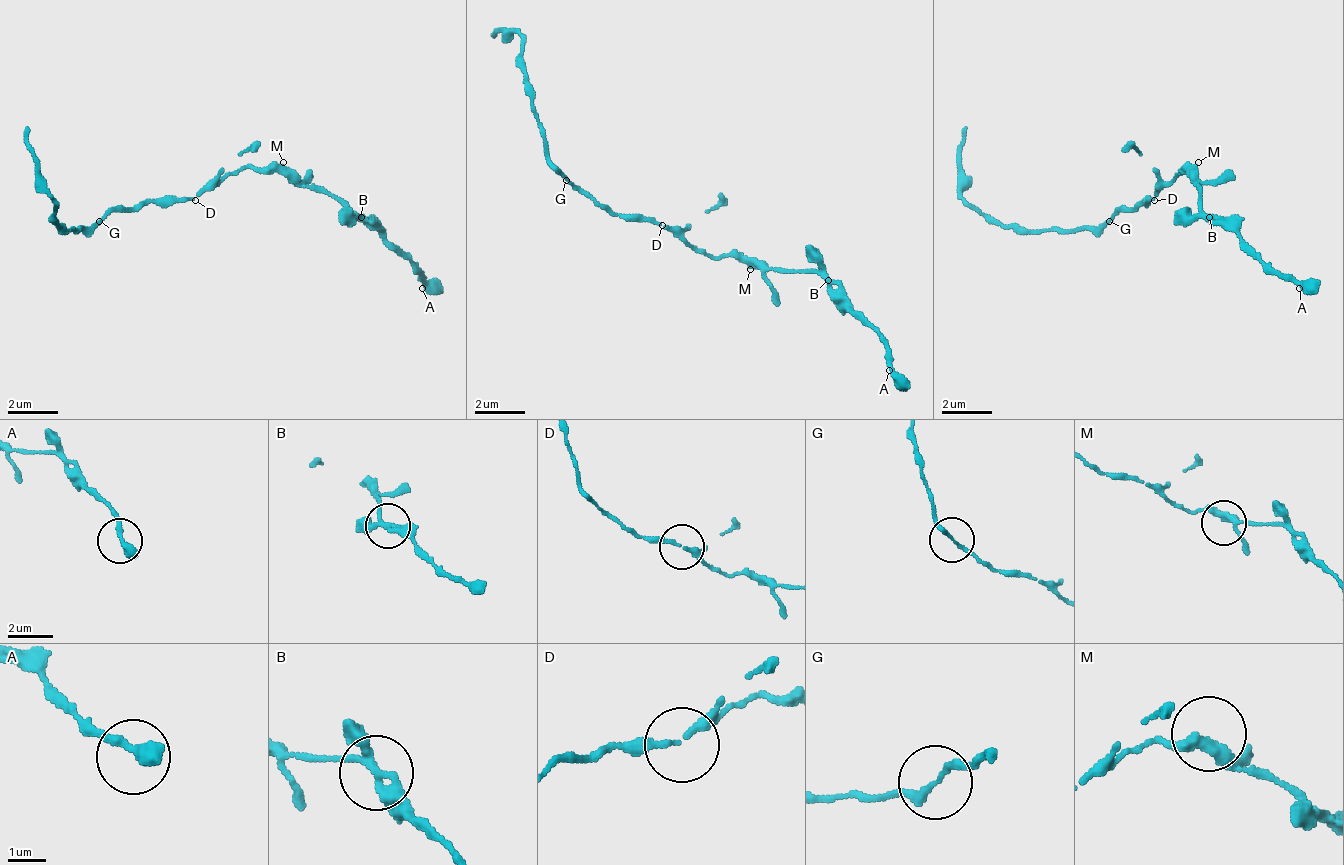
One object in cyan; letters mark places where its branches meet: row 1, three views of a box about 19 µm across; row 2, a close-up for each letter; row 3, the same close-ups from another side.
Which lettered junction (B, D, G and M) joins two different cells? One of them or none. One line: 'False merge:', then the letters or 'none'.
False merge: none

